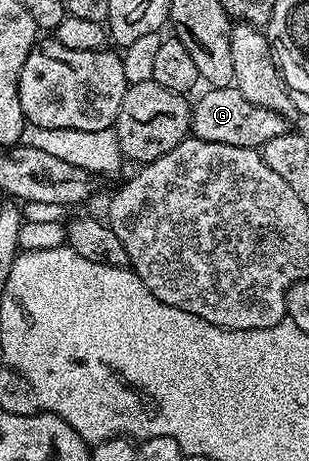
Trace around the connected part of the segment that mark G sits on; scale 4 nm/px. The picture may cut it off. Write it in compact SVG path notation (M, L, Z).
M234 85L216 86L204 89L199 99L194 99L191 108L190 133L201 140L209 140L213 144L229 144L233 148L249 148L259 150L269 140L277 140L277 136L288 133L288 119L277 111L263 108L252 101L245 100Z

